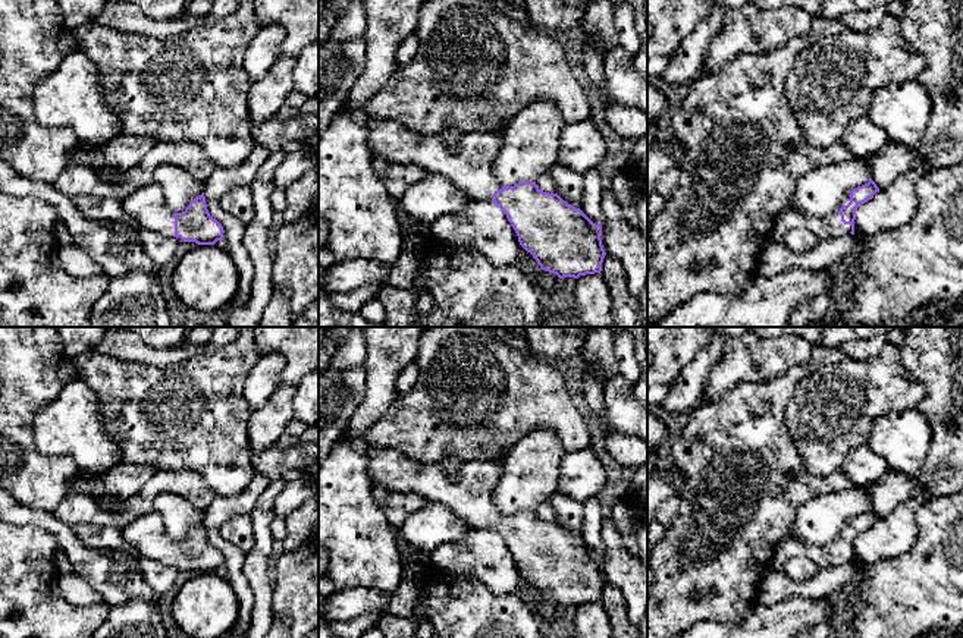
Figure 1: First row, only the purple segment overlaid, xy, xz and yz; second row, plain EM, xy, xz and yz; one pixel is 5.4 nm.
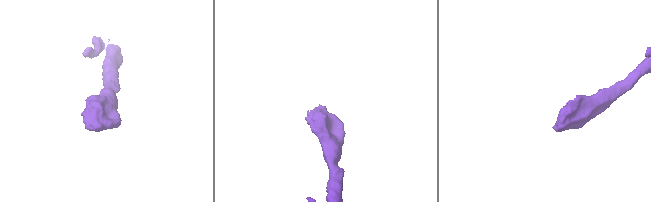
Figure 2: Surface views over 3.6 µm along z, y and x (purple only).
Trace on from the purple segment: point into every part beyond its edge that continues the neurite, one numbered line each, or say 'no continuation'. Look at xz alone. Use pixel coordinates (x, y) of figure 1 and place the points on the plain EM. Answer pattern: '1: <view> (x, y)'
1: xz (470, 496)

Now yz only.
1: yz (830, 555)

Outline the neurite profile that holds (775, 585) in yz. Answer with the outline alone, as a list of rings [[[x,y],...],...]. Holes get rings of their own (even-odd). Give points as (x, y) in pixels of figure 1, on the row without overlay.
[[[843,563],[831,568],[819,568],[819,572],[803,582],[790,579],[782,571],[769,568],[756,591],[756,603],[774,606],[785,598],[829,598],[841,587],[856,576],[856,563]]]

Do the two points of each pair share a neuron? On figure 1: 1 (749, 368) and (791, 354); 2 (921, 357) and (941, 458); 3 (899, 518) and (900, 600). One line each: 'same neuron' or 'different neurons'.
1: same neuron
2: same neuron
3: different neurons

